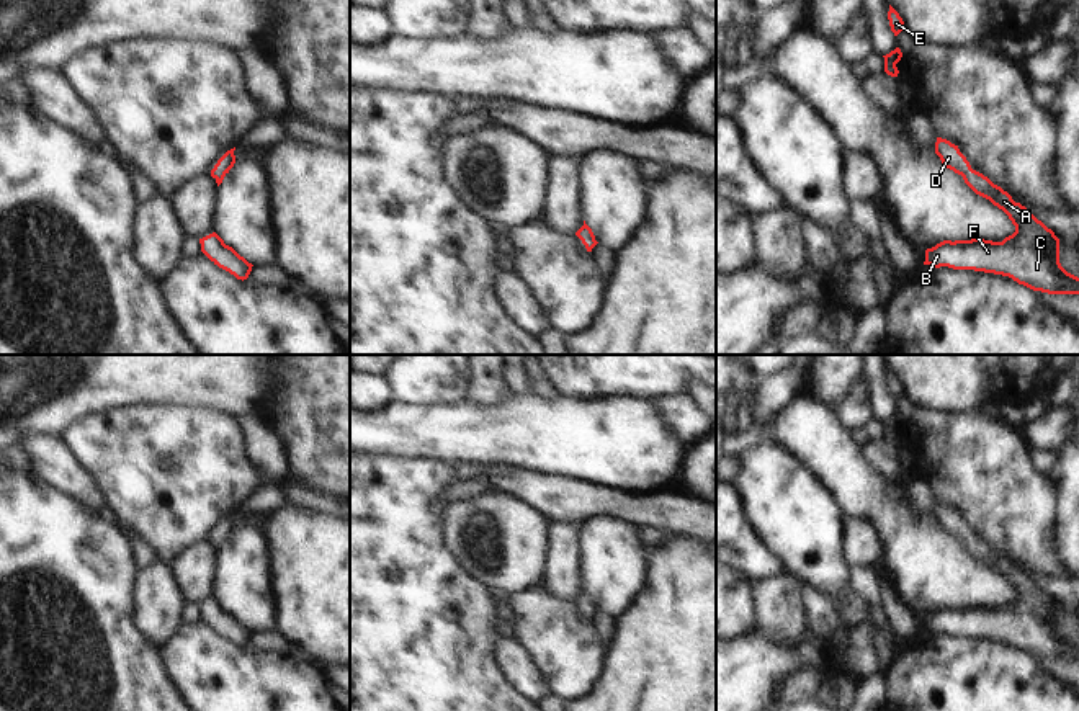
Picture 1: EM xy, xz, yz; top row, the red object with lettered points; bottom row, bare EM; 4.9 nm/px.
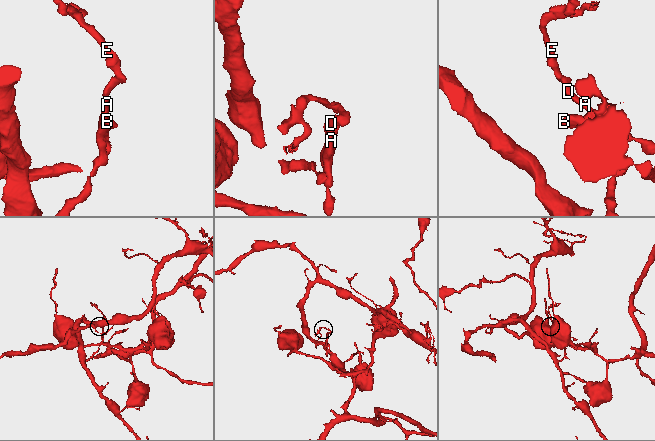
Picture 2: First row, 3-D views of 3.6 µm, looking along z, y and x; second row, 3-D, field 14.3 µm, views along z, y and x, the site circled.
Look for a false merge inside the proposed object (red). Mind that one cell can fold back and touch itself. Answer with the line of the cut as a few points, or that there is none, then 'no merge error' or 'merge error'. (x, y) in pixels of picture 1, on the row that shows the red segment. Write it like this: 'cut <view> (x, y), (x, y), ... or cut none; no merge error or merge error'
cut none; no merge error

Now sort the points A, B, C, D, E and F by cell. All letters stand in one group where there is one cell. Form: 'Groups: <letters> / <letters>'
Groups: A B C D E F

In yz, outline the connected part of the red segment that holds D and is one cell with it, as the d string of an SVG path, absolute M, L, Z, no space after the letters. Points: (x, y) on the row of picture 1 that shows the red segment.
M937 137L935 154L947 168L961 175L976 195L1002 209L1015 226L1015 232L1002 242L943 240L925 250L924 265L1002 275L1048 294L1079 294L1079 278L1061 266L1059 239L1051 229L1015 203L1007 191L973 170L958 145Z

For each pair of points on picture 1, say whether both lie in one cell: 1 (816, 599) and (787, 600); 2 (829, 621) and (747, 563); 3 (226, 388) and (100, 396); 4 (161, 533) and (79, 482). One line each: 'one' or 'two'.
1: two
2: one
3: one
4: two

